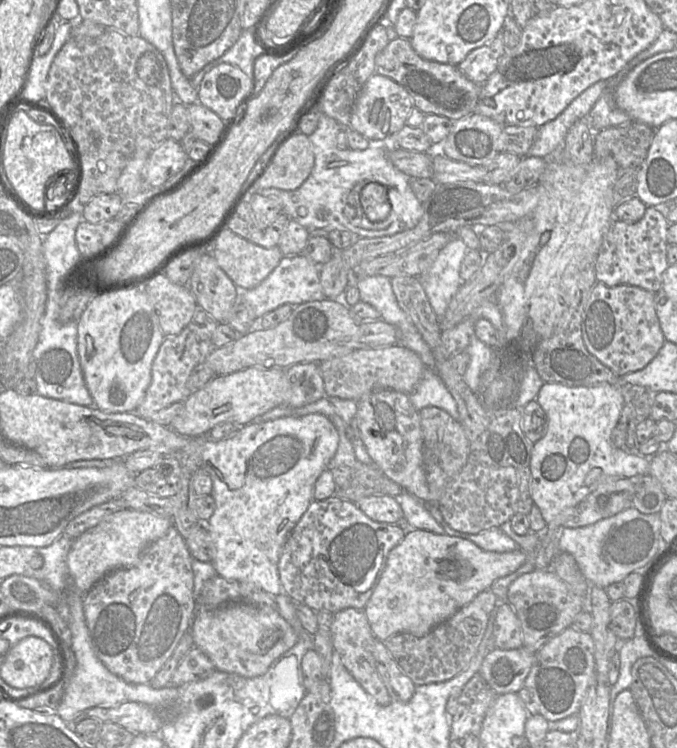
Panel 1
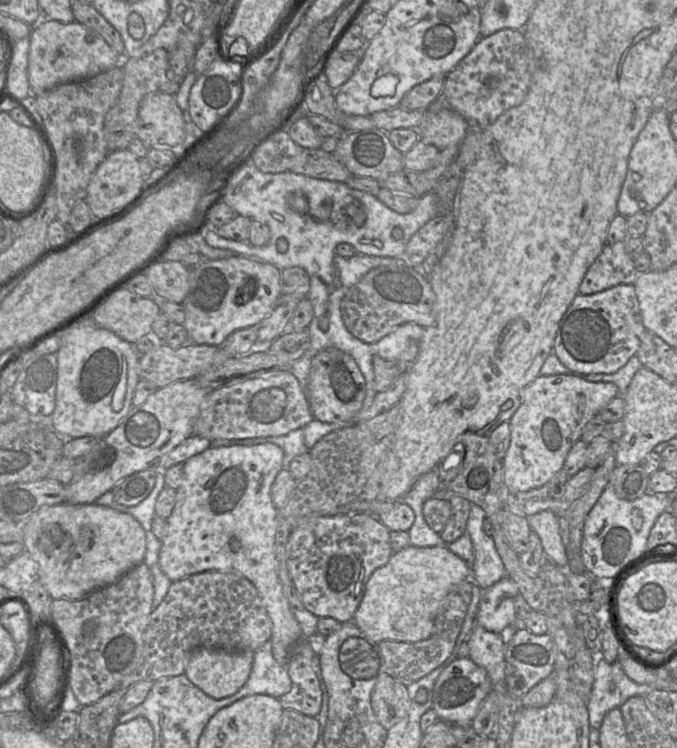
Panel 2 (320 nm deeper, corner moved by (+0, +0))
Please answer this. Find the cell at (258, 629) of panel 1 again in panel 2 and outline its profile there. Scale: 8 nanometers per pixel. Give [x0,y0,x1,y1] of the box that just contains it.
[185,647,254,699]

